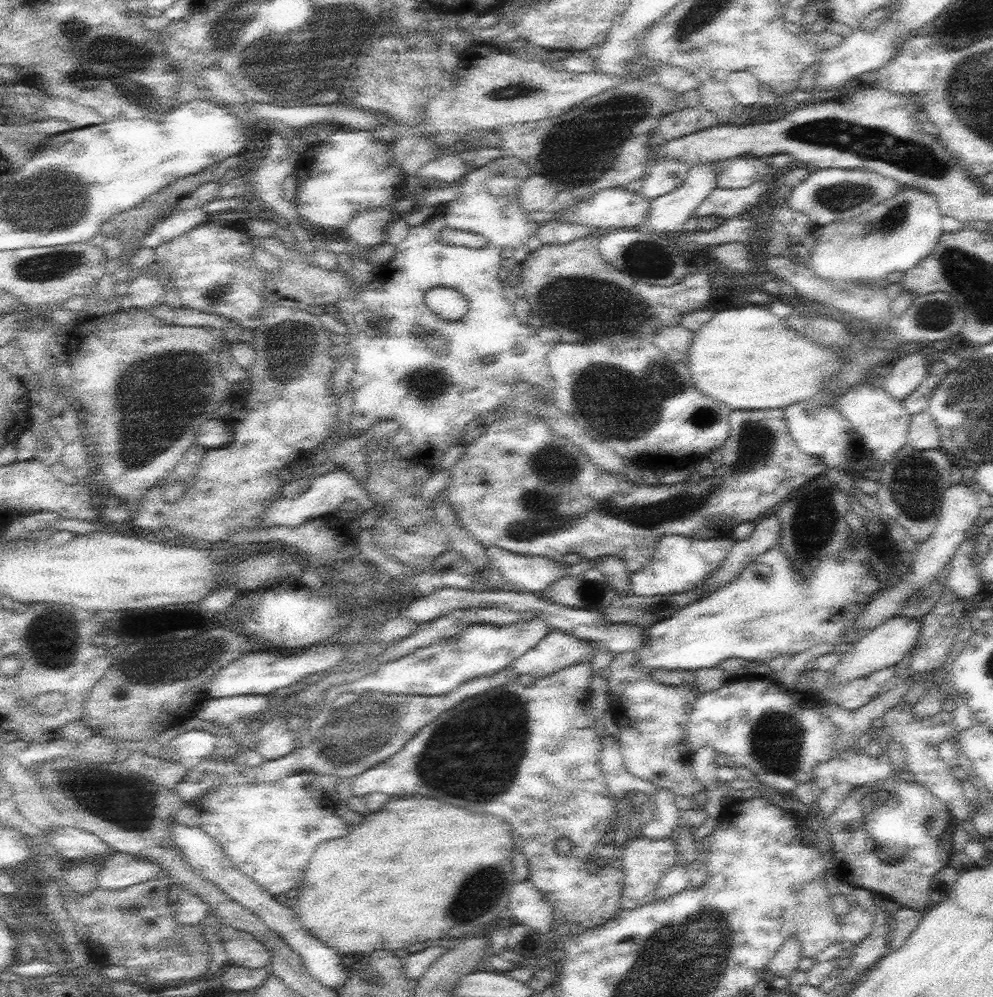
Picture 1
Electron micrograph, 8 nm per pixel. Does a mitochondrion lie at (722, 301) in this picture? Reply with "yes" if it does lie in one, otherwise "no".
no

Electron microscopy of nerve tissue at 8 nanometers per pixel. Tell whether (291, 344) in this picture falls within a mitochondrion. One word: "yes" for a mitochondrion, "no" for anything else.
yes

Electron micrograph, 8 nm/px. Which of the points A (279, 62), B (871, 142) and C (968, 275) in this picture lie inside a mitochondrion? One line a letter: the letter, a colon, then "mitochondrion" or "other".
A: mitochondrion
B: mitochondrion
C: mitochondrion

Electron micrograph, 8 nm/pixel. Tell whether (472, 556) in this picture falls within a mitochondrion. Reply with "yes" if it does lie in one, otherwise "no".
no

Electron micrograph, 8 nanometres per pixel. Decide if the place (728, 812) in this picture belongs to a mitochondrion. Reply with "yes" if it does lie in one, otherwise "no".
no

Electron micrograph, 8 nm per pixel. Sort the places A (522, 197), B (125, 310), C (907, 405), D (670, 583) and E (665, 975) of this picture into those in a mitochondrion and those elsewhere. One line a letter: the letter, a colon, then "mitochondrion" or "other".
A: other
B: other
C: other
D: other
E: mitochondrion

